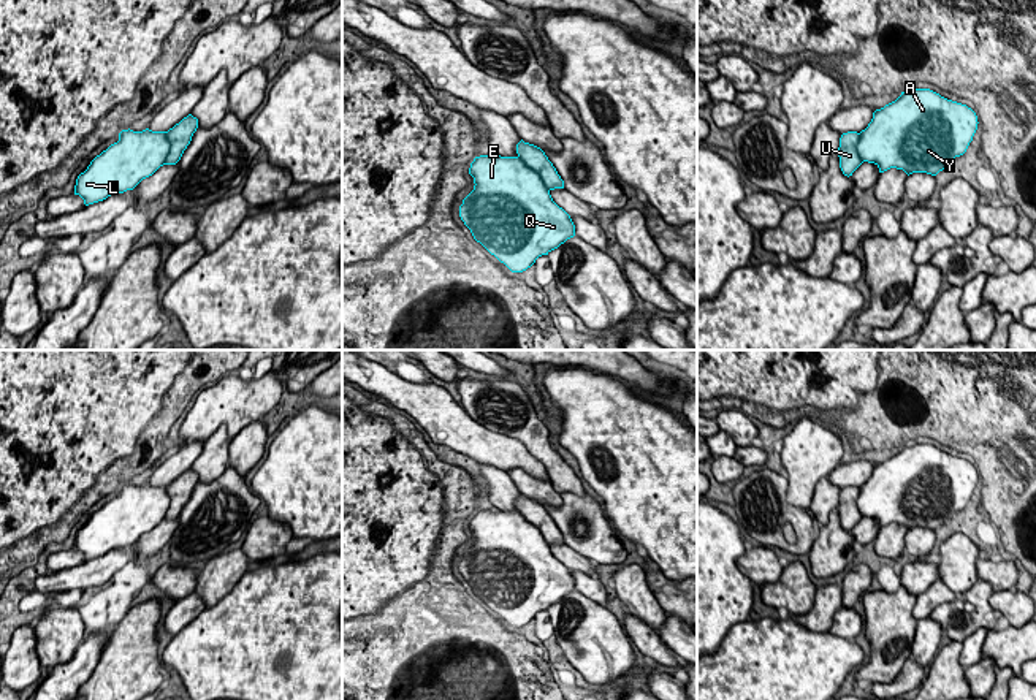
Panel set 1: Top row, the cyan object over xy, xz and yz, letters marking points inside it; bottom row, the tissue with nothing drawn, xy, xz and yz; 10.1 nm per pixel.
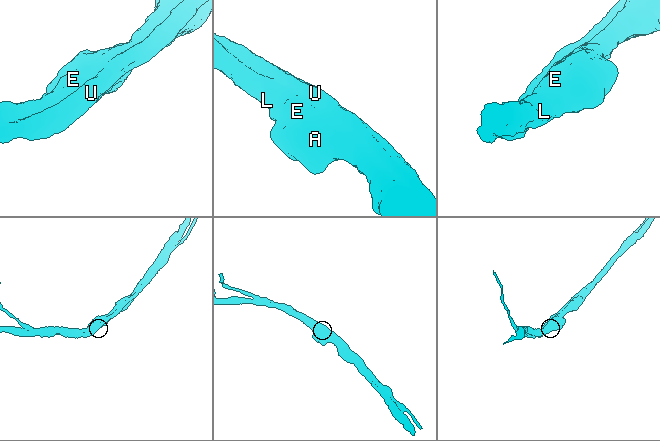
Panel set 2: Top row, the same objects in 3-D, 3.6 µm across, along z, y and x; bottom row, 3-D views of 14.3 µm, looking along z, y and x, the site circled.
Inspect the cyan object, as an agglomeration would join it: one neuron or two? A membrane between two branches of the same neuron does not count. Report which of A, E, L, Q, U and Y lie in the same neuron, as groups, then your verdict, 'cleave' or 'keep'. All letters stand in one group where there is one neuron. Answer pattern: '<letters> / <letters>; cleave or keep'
A E L Q Y / U; cleave

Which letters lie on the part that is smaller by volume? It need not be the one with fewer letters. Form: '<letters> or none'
U

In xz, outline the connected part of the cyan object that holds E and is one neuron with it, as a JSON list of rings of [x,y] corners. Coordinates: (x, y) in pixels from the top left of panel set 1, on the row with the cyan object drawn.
[[[480,155],[470,163],[474,190],[463,200],[459,217],[474,239],[512,272],[523,272],[542,255],[548,255],[575,236],[570,215],[559,207],[539,173],[520,157]]]

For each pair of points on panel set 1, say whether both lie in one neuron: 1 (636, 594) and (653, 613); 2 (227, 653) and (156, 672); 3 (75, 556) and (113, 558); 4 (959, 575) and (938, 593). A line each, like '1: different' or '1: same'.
1: same
2: different
3: different
4: different

